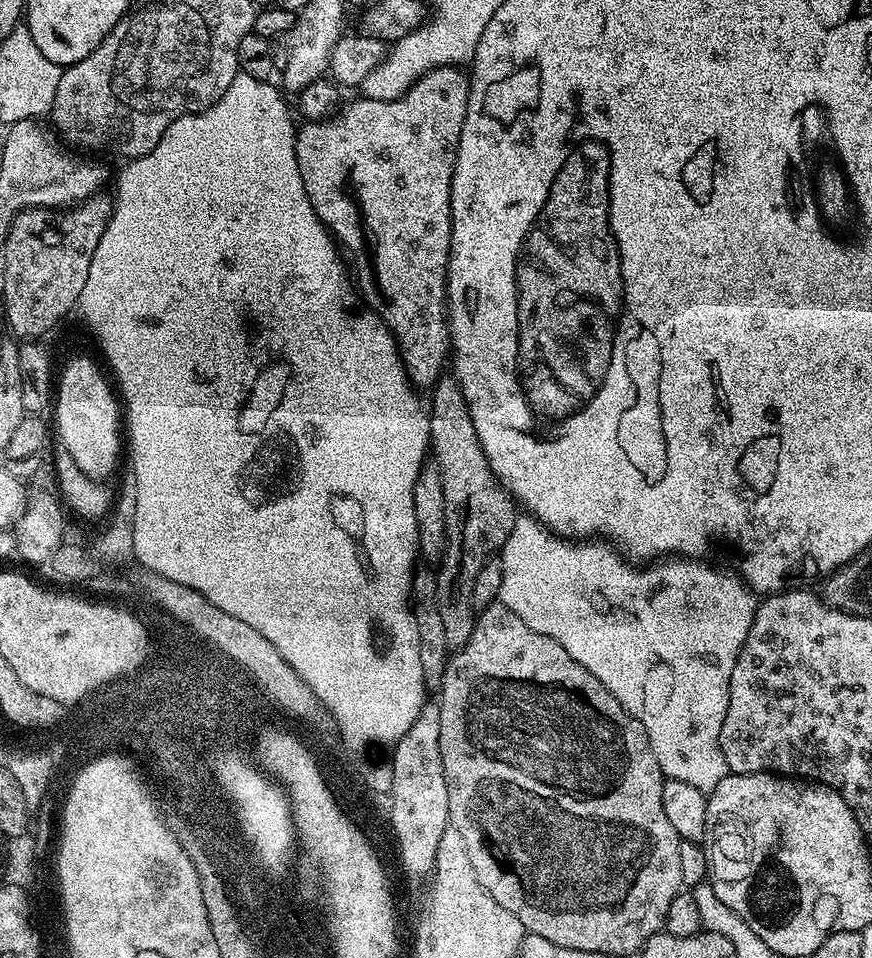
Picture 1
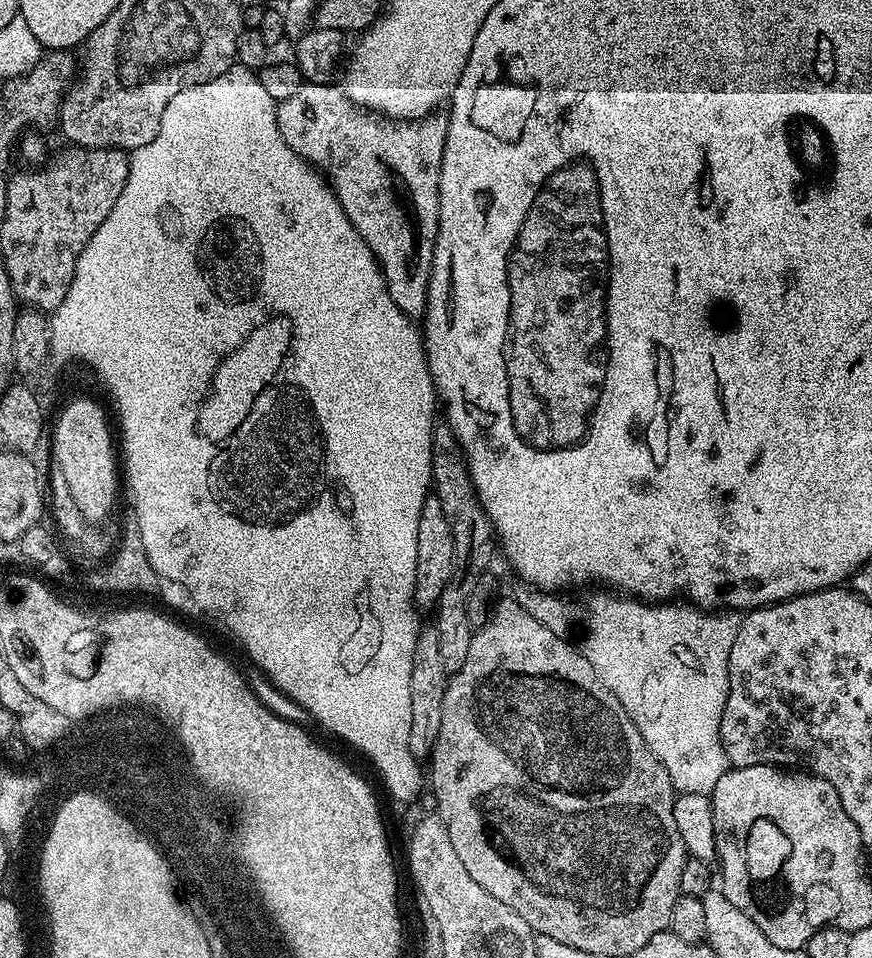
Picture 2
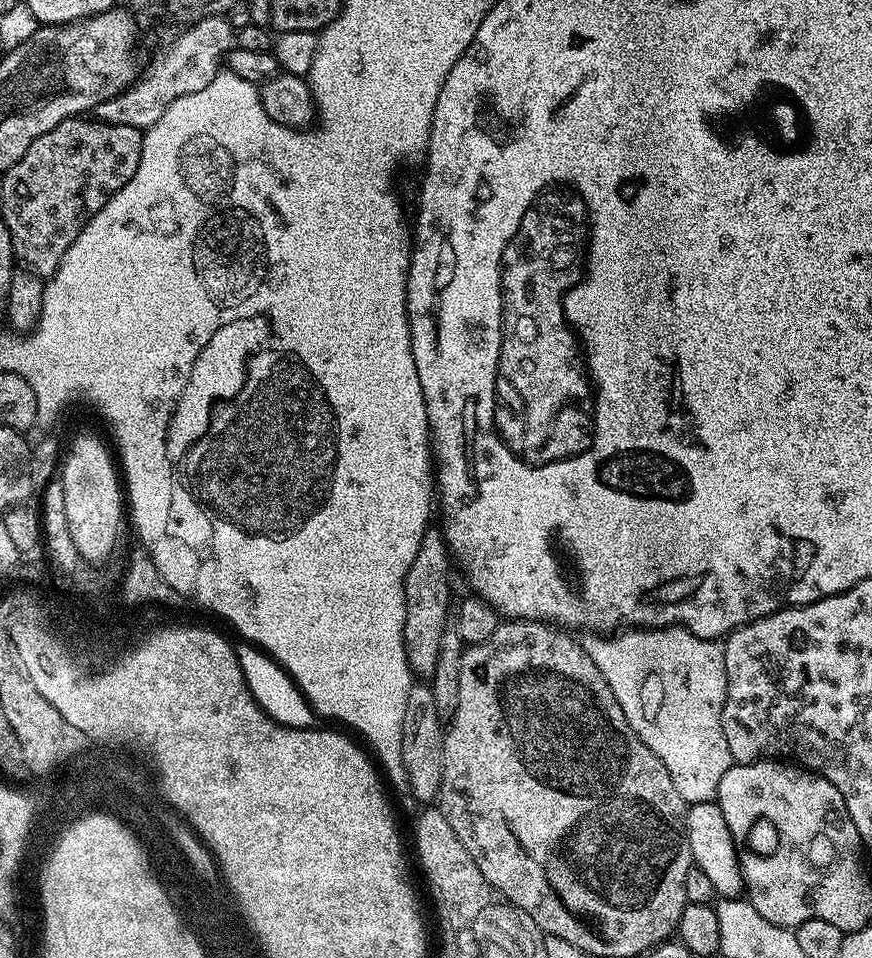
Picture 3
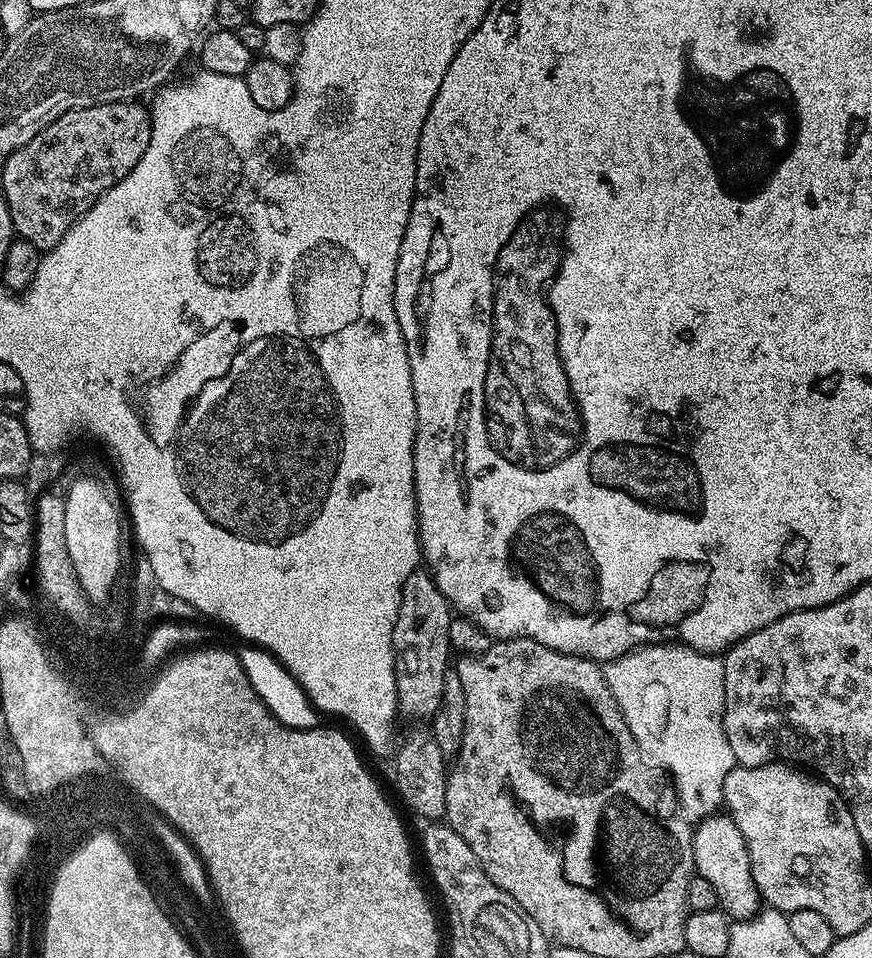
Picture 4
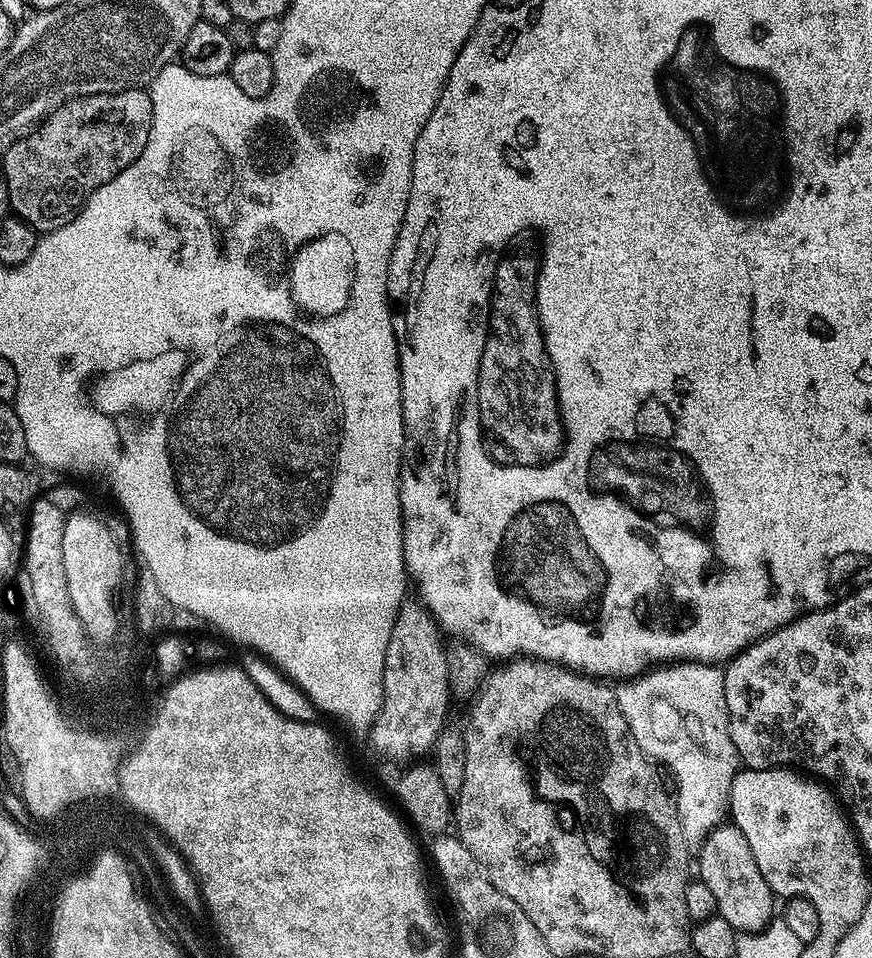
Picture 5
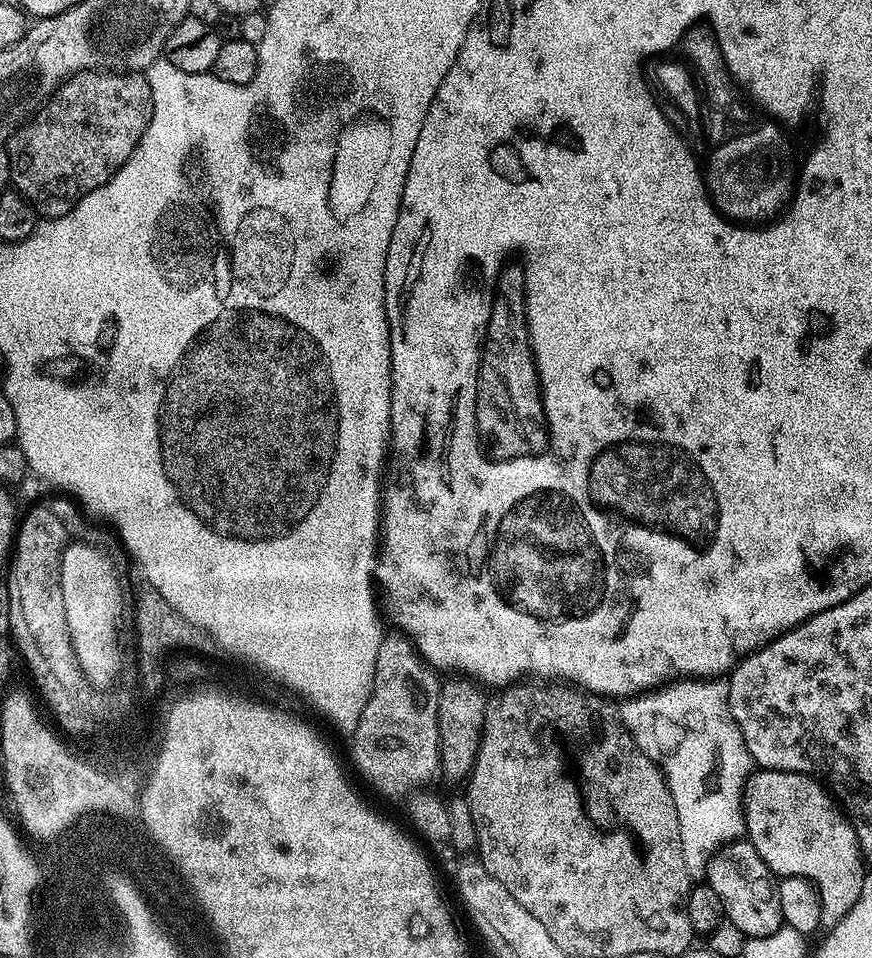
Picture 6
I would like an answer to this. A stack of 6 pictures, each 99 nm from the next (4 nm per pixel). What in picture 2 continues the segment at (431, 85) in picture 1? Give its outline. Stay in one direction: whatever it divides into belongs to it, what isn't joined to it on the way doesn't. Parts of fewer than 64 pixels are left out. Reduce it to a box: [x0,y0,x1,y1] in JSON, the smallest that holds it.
[275,82,448,318]

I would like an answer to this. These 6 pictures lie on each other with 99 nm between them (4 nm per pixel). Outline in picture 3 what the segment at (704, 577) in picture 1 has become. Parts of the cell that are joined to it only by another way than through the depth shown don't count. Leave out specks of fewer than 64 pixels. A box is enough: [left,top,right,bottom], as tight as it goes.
[582,626,734,805]

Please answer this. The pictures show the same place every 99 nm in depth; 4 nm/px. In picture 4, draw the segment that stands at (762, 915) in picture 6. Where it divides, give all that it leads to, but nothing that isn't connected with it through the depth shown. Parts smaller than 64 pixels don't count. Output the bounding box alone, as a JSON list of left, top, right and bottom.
[692,814,762,921]

